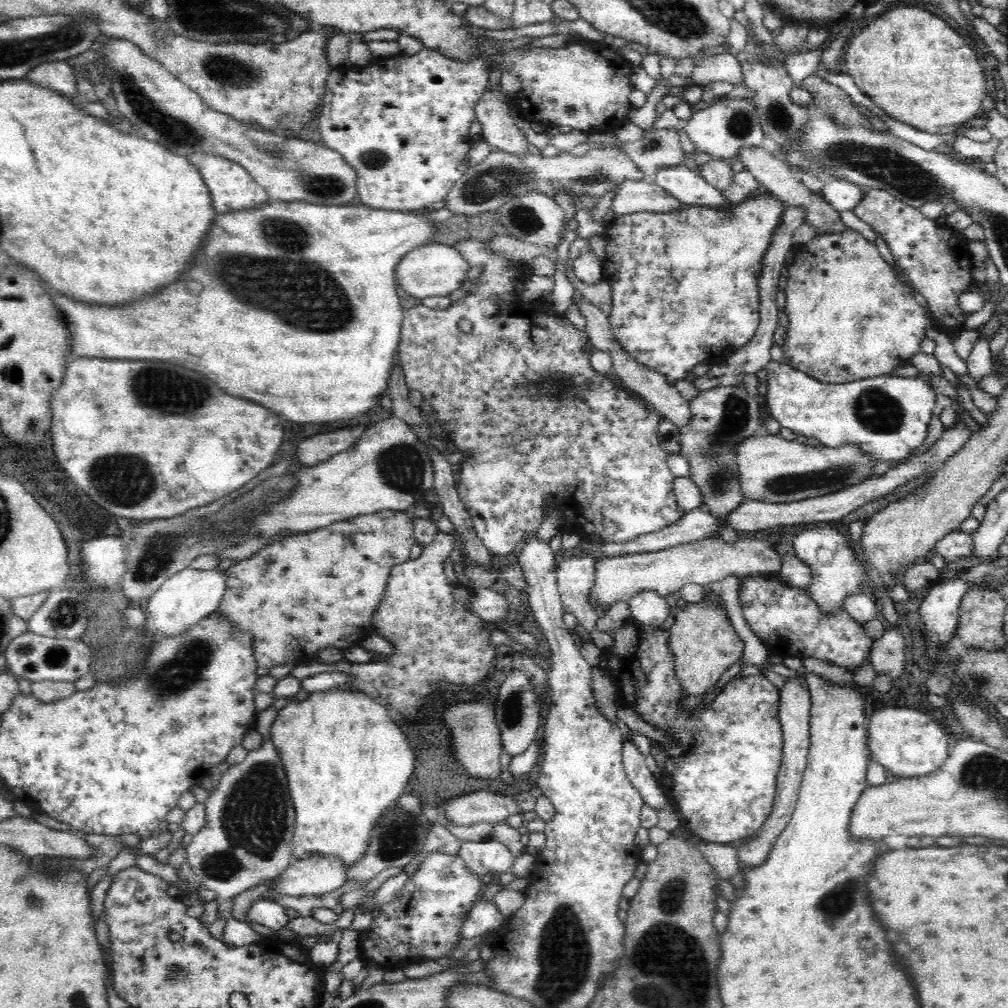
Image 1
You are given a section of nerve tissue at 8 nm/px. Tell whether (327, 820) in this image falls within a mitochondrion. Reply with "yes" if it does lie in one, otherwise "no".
no

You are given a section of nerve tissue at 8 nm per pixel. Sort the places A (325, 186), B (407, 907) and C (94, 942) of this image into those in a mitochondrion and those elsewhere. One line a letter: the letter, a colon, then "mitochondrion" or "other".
A: mitochondrion
B: other
C: other

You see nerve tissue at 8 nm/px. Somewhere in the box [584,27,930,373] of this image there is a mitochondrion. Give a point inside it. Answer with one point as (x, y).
(776, 113)

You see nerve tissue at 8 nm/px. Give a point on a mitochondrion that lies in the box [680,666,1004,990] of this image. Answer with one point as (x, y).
(833, 904)

